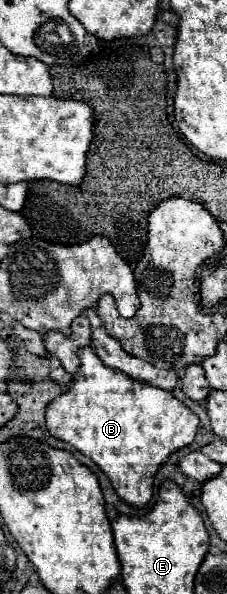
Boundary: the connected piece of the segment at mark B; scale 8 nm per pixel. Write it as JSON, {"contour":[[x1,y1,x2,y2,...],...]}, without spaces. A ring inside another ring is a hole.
{"contour":[[92,347,80,349,80,361,82,365,78,371,78,379,72,381,70,391,52,401,52,405,48,405,46,429,56,439,70,443,82,455,90,457,106,473,122,501,132,507,144,507,152,497,152,483,158,469,168,461,174,451,194,443,200,419,172,393,156,389,152,385,140,385,140,381,128,381,128,377,120,377,120,373,104,369]]}

